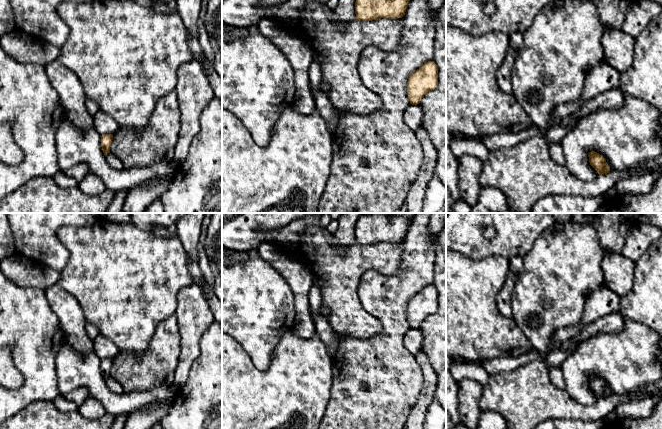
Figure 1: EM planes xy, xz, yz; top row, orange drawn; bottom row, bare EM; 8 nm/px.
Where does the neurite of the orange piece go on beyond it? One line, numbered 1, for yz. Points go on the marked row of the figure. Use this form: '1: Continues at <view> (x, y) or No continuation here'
1: No continuation here

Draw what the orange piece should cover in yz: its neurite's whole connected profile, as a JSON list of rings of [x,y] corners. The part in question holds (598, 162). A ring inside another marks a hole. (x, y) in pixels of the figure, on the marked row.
[[[595,151],[588,153],[590,165],[597,171],[601,176],[610,172],[610,167],[606,162],[606,159]]]

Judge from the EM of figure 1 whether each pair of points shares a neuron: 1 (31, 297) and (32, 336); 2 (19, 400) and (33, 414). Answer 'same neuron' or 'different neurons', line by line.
1: same neuron
2: different neurons

